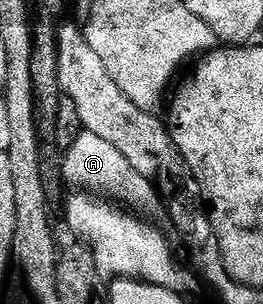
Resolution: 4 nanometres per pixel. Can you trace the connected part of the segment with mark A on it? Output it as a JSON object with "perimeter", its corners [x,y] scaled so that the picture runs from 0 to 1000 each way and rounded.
{"perimeter":[[[316,428],[308,447],[278,477],[243,500],[240,549],[228,546],[236,599],[278,615],[274,625],[316,635],[357,635],[384,628],[437,648],[490,632],[490,668],[517,681],[529,704],[563,737],[589,743],[601,757],[627,760],[643,740],[639,684],[589,622],[574,592],[536,579],[506,543],[414,464]]]}

